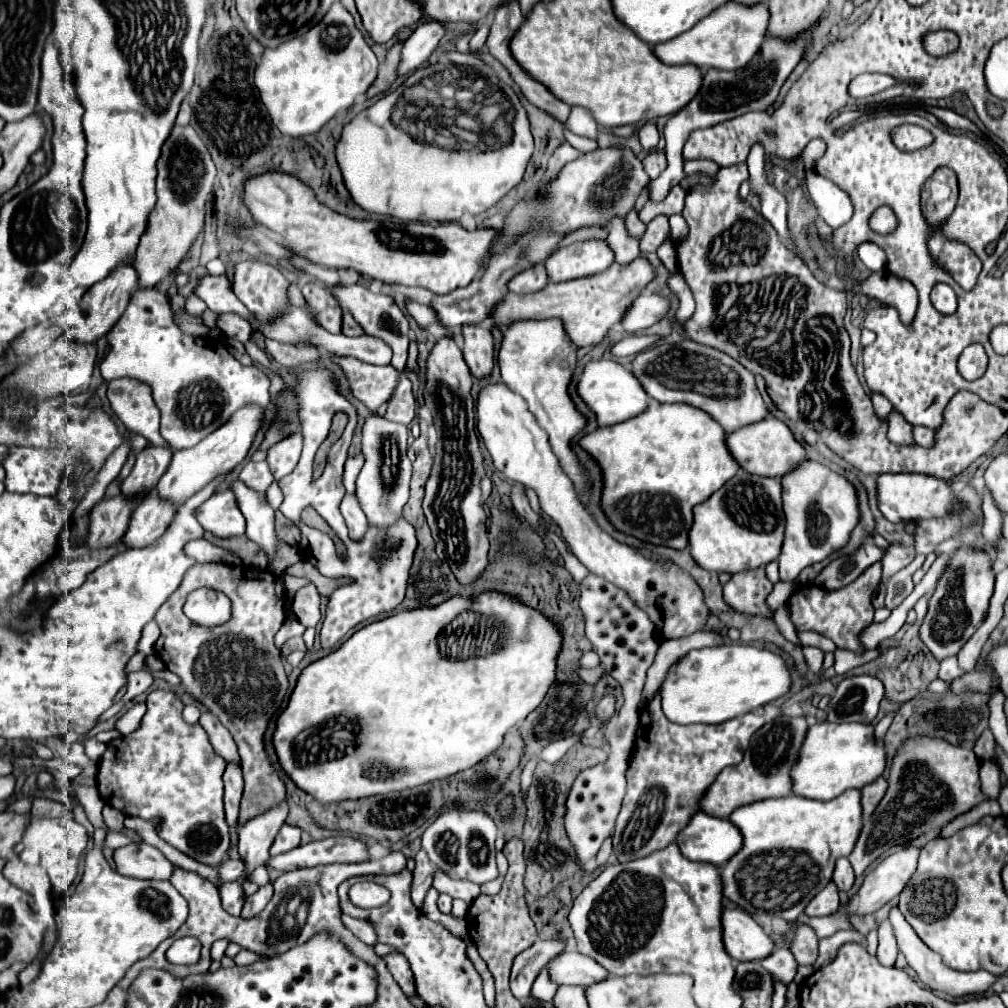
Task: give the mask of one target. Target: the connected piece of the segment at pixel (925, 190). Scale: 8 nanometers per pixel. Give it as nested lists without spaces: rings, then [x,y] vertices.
[[[937,168],[933,176],[921,188],[921,204],[923,216],[927,216],[927,224],[939,226],[943,224],[951,212],[955,210],[959,196],[957,176],[951,168]]]

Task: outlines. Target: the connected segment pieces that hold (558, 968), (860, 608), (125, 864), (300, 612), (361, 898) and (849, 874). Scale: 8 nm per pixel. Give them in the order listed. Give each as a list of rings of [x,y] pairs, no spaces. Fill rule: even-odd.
[[[575,950],[561,952],[545,968],[557,986],[591,986],[607,978],[603,966]]]
[[[881,562],[871,564],[857,580],[853,580],[851,584],[839,588],[839,590],[825,590],[819,586],[809,586],[803,590],[793,592],[793,596],[789,598],[789,610],[791,610],[791,622],[795,624],[795,628],[801,630],[813,630],[819,632],[827,638],[831,638],[835,642],[837,648],[843,650],[851,650],[851,652],[859,652],[863,654],[865,648],[859,642],[859,634],[873,622],[873,604],[871,604],[871,596],[877,588],[881,580]]]
[[[129,844],[115,850],[117,872],[137,880],[169,880],[175,866],[149,844]]]
[[[307,584],[301,590],[297,590],[293,598],[293,612],[303,626],[317,626],[321,614],[319,614],[319,592],[315,584]]]
[[[359,882],[349,890],[349,900],[359,908],[377,908],[385,904],[385,888],[375,882]]]
[[[839,858],[837,864],[835,864],[833,882],[837,884],[839,890],[845,890],[845,892],[847,892],[847,890],[851,890],[853,880],[855,880],[855,876],[853,876],[853,868],[851,868],[849,860],[847,860],[847,858]]]

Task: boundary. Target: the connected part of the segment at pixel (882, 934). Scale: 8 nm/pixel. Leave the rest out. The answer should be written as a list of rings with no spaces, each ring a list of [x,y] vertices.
[[[883,920],[879,924],[879,948],[877,948],[877,958],[883,966],[893,966],[897,958],[897,942],[895,934],[891,928],[889,920]]]

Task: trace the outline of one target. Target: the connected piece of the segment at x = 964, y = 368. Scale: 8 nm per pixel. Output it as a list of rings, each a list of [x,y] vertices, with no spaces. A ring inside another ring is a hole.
[[[979,343],[967,346],[959,357],[957,368],[961,376],[968,381],[973,381],[986,372],[988,356]]]

